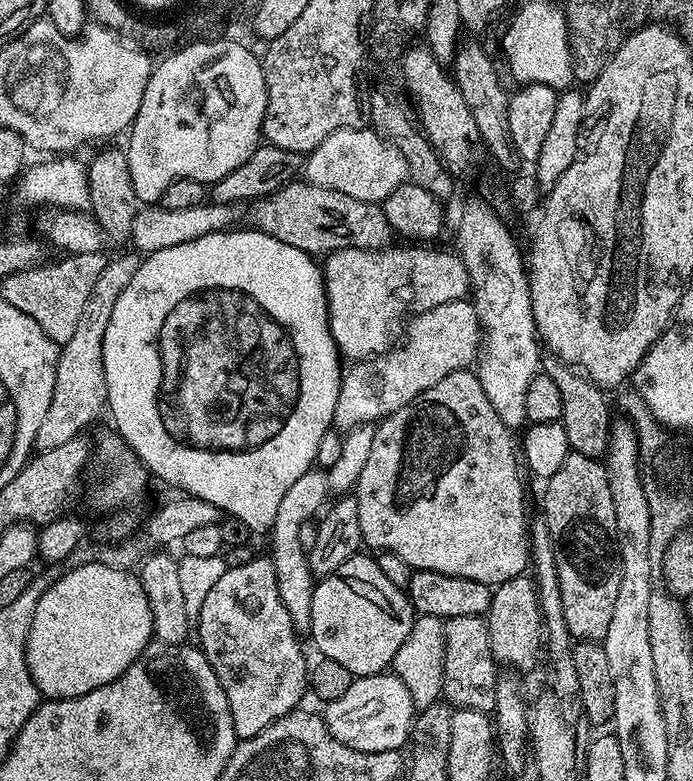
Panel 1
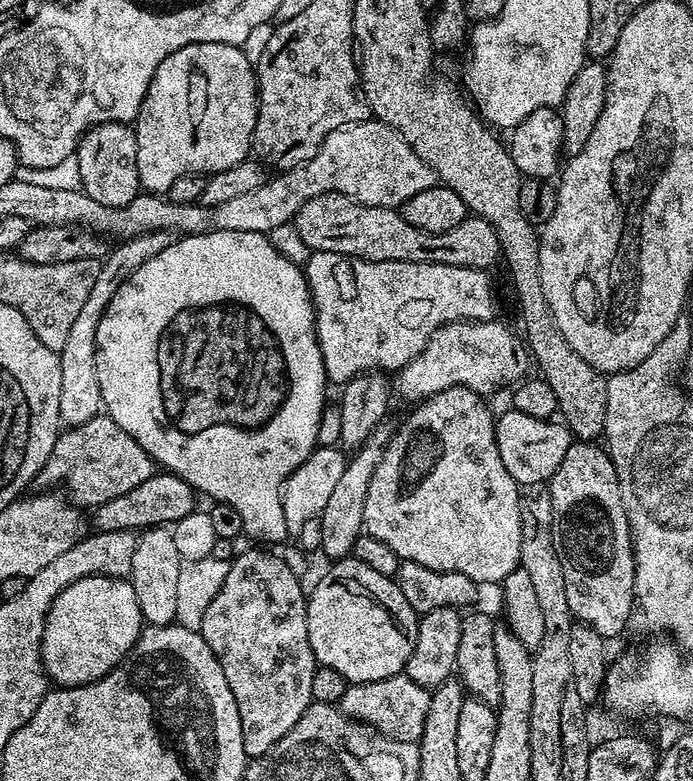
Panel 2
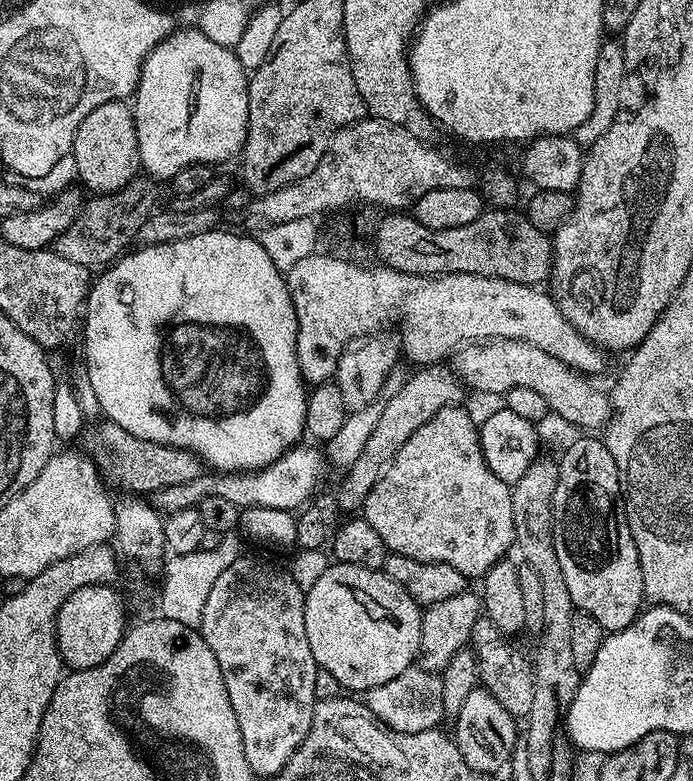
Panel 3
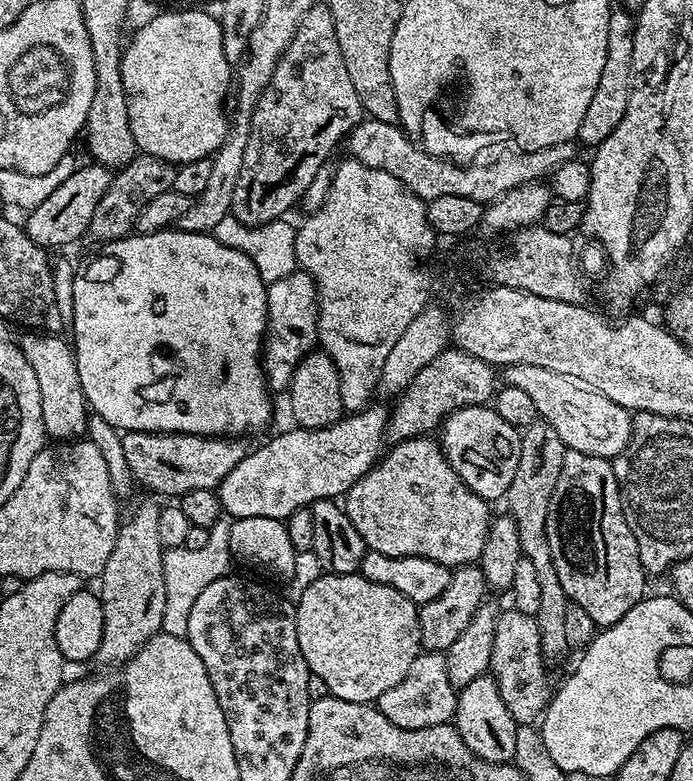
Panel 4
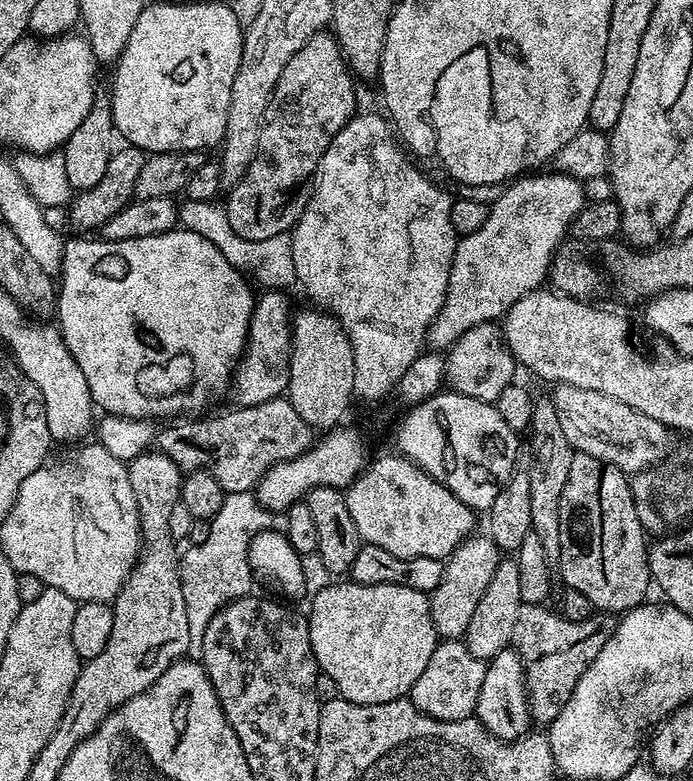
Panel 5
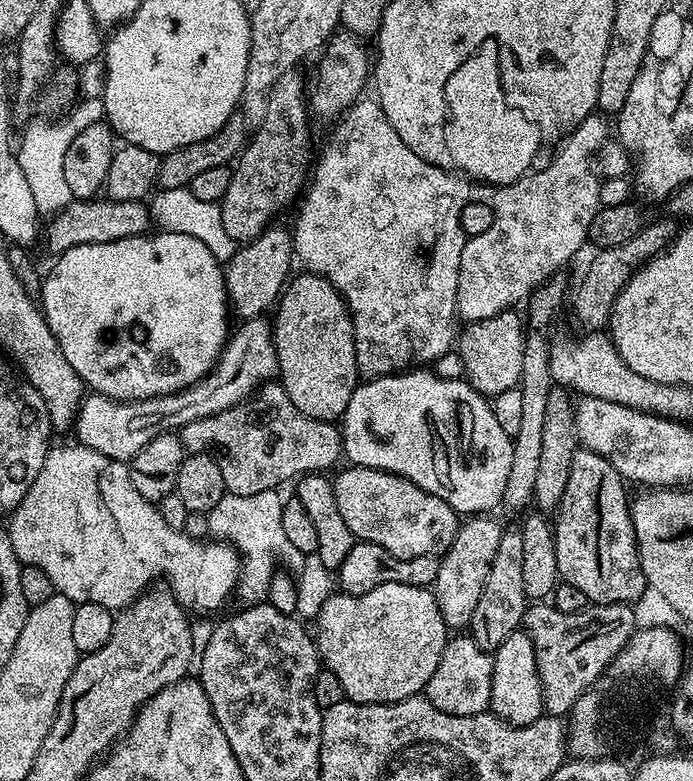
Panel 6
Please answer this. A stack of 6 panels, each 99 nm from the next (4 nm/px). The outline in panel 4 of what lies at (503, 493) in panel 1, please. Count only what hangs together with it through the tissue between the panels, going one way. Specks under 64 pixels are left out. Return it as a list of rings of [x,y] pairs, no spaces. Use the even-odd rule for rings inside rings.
[[[417,438],[407,440],[404,444],[395,445],[391,449],[392,453],[385,455],[368,473],[356,483],[352,489],[343,497],[342,507],[344,513],[350,518],[350,522],[354,522],[354,530],[358,530],[358,534],[362,534],[362,538],[366,542],[366,546],[370,552],[378,554],[386,554],[387,556],[421,556],[422,558],[430,558],[434,562],[442,562],[450,569],[457,569],[461,566],[472,566],[479,561],[484,547],[486,546],[486,538],[488,537],[488,525],[490,523],[489,501],[483,500],[478,494],[471,492],[463,482],[460,481],[455,469],[452,467],[451,461],[445,455],[443,447],[439,443],[436,444],[432,438]]]

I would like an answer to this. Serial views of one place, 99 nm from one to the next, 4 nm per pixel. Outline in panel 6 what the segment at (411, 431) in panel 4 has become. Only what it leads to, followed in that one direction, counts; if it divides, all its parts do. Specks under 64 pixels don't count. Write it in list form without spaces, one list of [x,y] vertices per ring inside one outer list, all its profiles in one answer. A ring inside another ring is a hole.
[[[509,310],[507,312],[503,312],[502,314],[494,314],[494,318],[482,318],[481,320],[474,320],[471,321],[467,325],[468,328],[459,333],[458,336],[458,351],[460,354],[460,357],[462,358],[462,366],[464,367],[464,376],[466,377],[469,384],[472,385],[472,389],[474,389],[475,392],[479,392],[481,396],[485,398],[491,398],[494,396],[497,396],[498,394],[502,394],[502,390],[510,390],[511,388],[517,387],[520,383],[520,375],[522,374],[522,354],[524,353],[524,338],[526,335],[526,328],[525,325],[522,323],[520,325],[520,320],[518,317],[516,317],[517,313],[515,311]]]

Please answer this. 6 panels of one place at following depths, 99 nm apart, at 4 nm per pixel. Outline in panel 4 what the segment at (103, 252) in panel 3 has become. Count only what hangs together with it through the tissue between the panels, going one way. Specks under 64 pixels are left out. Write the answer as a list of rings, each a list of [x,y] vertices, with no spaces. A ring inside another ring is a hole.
[[[137,155],[132,163],[124,165],[113,175],[109,189],[100,196],[100,201],[93,212],[87,235],[107,242],[123,240],[133,231],[138,214],[150,202],[150,198],[158,198],[158,194],[172,191],[172,179],[176,168],[165,160],[155,160],[153,156]]]

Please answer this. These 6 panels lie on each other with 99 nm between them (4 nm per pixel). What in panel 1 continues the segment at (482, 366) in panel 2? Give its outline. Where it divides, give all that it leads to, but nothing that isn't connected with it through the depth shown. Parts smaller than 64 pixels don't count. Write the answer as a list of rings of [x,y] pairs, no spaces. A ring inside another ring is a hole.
[[[471,299],[446,302],[442,306],[415,313],[407,324],[408,337],[404,344],[397,343],[371,360],[353,363],[349,367],[352,369],[343,373],[338,406],[334,406],[332,419],[337,429],[376,424],[402,406],[414,402],[414,398],[430,390],[430,386],[438,386],[446,374],[463,372],[477,363],[482,347],[482,329]]]

